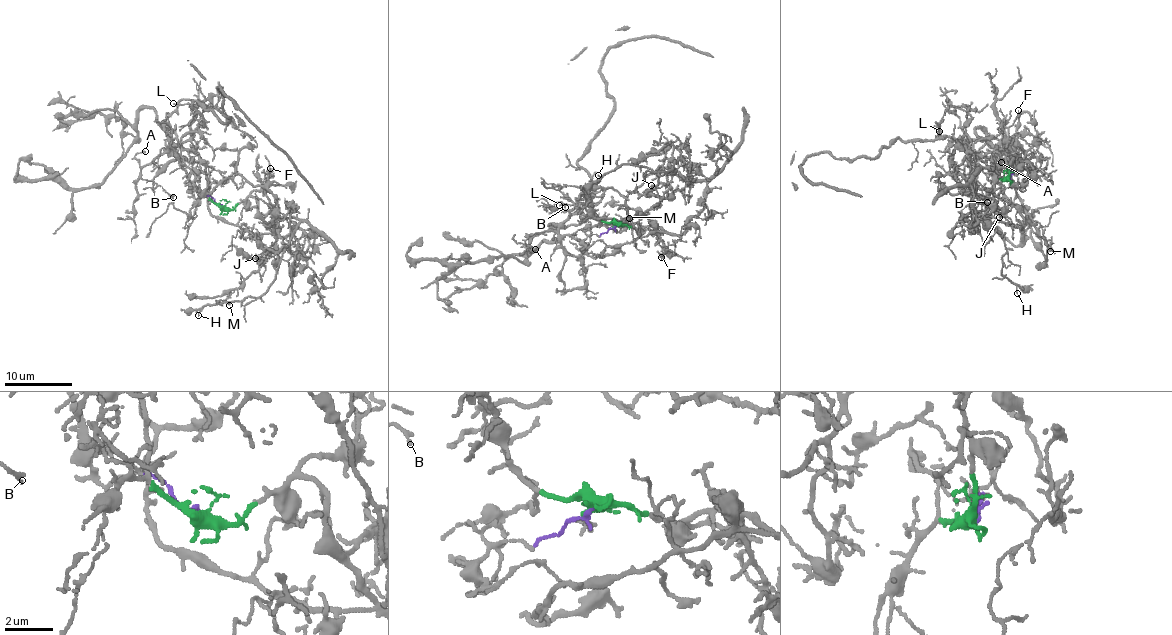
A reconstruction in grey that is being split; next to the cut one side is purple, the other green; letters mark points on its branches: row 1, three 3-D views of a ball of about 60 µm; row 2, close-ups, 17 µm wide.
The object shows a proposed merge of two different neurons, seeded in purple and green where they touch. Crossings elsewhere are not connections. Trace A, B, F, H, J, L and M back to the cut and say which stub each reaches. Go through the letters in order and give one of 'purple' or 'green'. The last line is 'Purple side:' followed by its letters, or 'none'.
A: purple
B: purple
F: green
H: green
J: green
L: purple
M: green
Purple side: A, B, L

